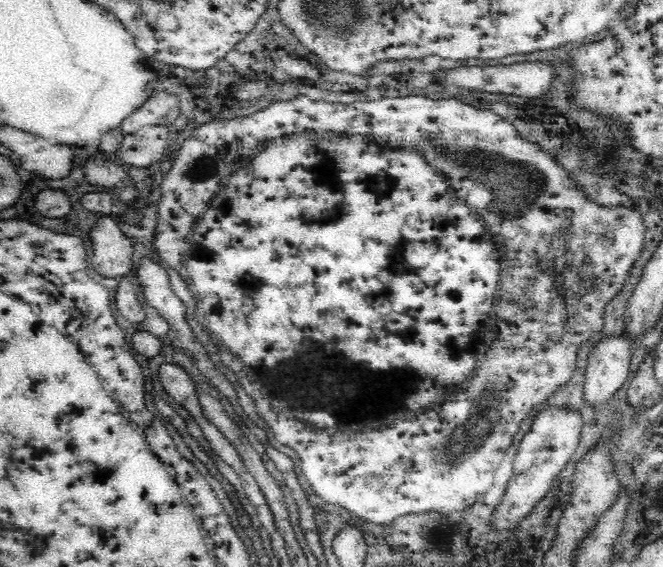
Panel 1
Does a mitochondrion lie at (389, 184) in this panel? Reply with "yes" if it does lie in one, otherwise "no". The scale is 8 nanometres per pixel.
no

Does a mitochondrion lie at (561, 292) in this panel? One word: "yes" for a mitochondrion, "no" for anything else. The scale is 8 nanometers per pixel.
no

